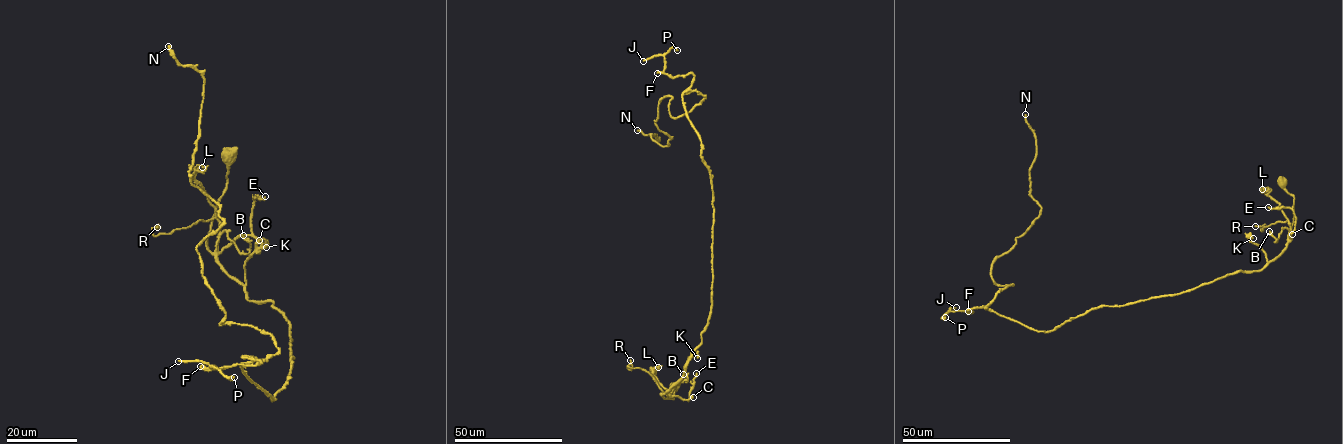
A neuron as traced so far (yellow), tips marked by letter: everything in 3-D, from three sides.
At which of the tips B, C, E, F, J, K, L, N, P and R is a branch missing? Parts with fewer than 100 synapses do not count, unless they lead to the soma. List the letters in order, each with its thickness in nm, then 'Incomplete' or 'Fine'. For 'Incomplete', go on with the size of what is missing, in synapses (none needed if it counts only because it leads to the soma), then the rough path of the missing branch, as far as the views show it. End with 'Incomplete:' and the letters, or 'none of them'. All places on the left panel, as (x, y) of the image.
B: Thickness 240 nm. Fine
C: Thickness 400 nm. Fine
E: Thickness 170 nm. Fine
F: Thickness 320 nm. Fine
J: Thickness 200 nm. Incomplete. Roughly 130 synapses. Course of what is missing: (178, 361), (135, 358), (111, 363), (82, 392), (71, 410), (56, 399), (24, 388), (9, 405), (8, 418)
K: Thickness 140 nm. Fine
L: Thickness 160 nm. Fine
N: Thickness 420 nm. Fine
P: Thickness 400 nm. Fine
R: Thickness 120 nm. Fine
Incomplete: J

